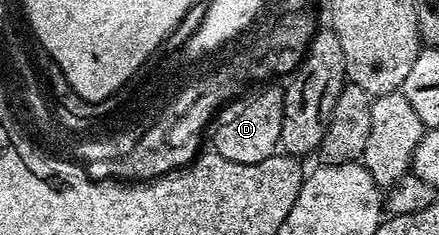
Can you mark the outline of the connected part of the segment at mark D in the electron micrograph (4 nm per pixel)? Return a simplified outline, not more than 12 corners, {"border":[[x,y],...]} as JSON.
{"border":[[283,86],[225,102],[211,150],[254,165],[277,154]]}

